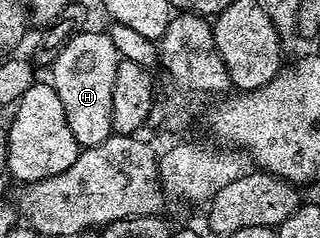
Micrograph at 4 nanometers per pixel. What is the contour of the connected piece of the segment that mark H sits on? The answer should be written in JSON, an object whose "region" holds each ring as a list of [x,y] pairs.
{"region":[[[90,30],[87,34],[85,32],[79,32],[73,35],[55,54],[58,55],[54,58],[54,78],[52,77],[52,85],[56,96],[60,96],[60,104],[64,104],[64,116],[68,120],[68,128],[72,128],[72,136],[76,136],[78,145],[82,148],[95,146],[96,144],[104,144],[104,140],[108,140],[110,135],[114,133],[114,129],[112,128],[112,88],[116,84],[116,68],[120,61],[116,44],[112,44],[109,33],[102,32],[102,34],[97,34],[96,31]]]}

